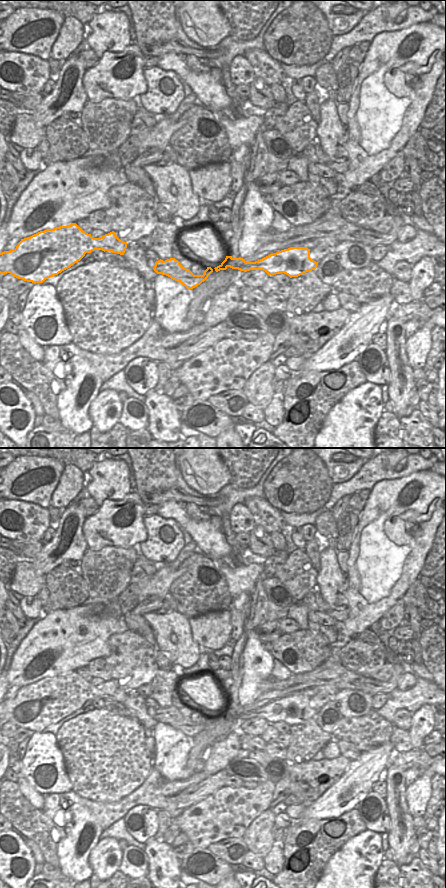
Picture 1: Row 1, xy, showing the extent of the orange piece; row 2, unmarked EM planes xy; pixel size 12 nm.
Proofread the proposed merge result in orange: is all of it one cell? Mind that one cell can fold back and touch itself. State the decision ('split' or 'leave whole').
split

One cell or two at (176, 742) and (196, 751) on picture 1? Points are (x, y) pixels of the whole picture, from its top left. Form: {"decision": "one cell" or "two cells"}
{"decision": "two cells"}

